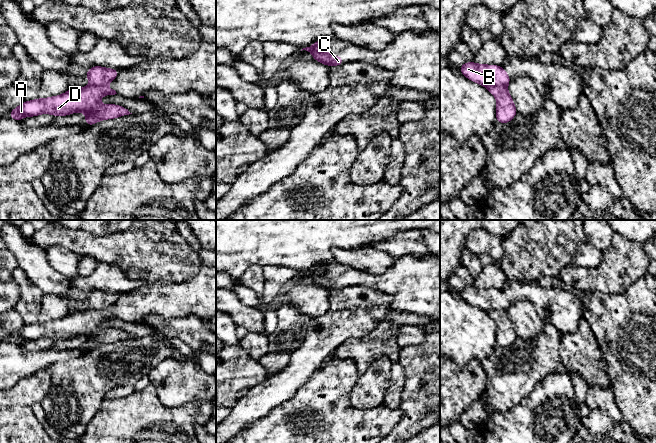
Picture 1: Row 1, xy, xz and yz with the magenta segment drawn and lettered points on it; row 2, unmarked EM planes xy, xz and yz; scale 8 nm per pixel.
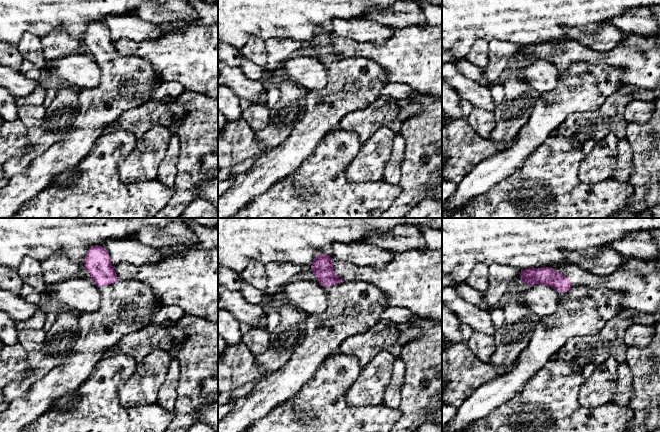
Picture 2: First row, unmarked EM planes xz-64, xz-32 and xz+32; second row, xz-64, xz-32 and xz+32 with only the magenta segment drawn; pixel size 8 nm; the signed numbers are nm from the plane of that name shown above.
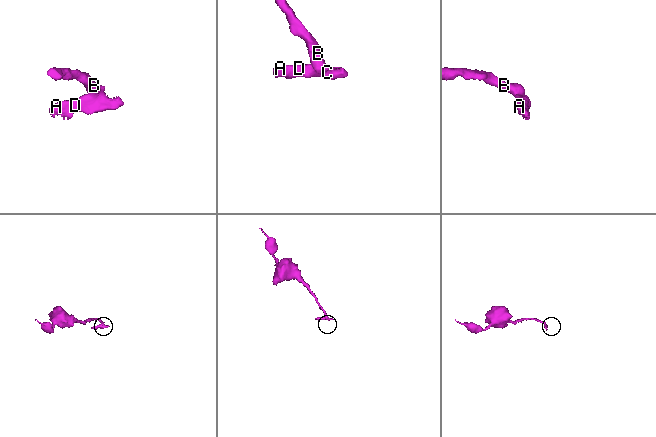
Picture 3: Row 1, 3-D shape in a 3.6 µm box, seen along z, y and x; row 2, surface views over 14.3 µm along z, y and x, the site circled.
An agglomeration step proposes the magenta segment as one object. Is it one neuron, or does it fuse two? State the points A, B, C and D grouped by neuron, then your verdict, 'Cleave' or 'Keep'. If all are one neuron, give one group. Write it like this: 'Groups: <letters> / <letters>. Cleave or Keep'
Groups: A C D / B. Cleave

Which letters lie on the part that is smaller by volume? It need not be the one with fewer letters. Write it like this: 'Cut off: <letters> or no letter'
Cut off: A, C, D

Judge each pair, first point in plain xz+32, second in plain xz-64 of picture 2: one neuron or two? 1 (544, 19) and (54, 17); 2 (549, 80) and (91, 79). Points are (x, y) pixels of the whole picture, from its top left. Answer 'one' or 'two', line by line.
1: one
2: one

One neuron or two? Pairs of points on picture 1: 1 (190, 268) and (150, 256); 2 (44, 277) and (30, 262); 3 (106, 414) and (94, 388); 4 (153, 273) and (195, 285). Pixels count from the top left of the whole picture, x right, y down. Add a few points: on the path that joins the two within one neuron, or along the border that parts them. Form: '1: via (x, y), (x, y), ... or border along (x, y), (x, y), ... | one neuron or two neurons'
1: via (180, 262), (160, 256) | one neuron
2: via (41, 273), (34, 266) | one neuron
3: border along (104, 398), (99, 409), (88, 423) | two neurons
4: border along (172, 282), (147, 286) | two neurons

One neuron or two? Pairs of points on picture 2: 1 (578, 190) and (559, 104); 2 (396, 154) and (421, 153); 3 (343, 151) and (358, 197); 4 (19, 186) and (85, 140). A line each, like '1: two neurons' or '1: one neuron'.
1: two neurons
2: two neurons
3: one neuron
4: one neuron

